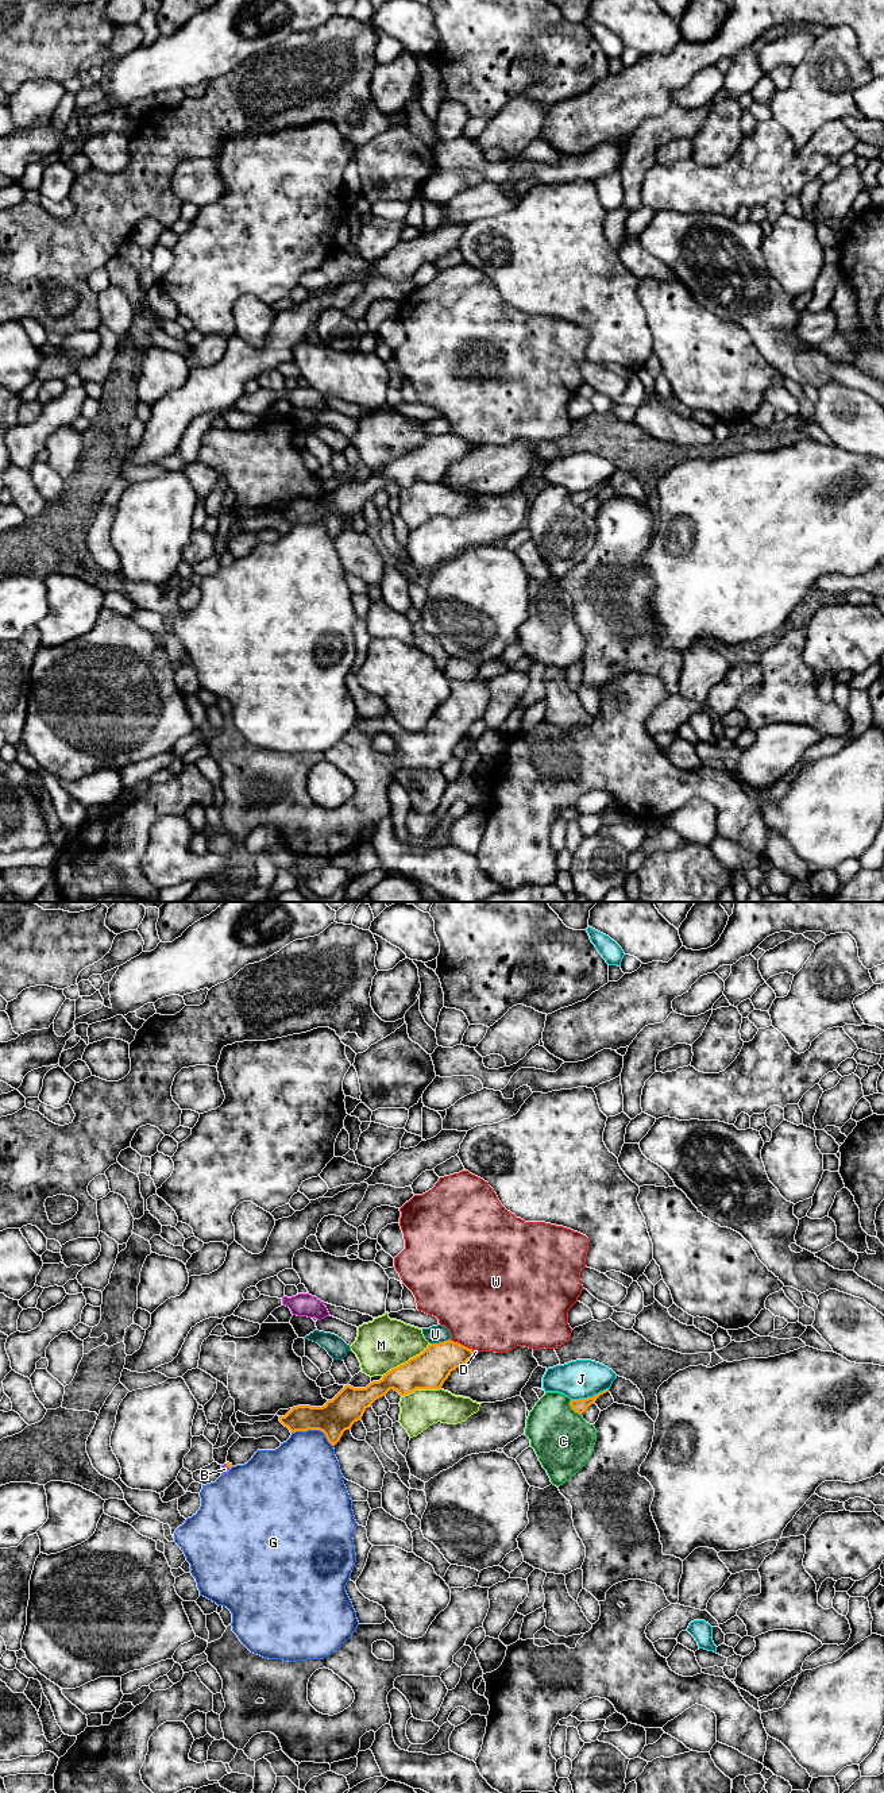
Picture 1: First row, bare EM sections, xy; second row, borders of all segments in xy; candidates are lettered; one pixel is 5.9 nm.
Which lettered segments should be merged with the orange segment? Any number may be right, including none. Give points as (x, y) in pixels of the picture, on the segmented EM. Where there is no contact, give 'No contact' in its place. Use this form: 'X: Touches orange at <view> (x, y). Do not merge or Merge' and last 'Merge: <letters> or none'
B: Touches orange at xy (228, 1466). Merge
C: Touches orange at xy (572, 1408). Do not merge
D: Touches orange at xy (473, 1353). Do not merge
G: Touches orange at xy (315, 1429). Do not merge
J: Touches orange at xy (589, 1398). Do not merge
M: Touches orange at xy (408, 1361). Do not merge
U: Touches orange at xy (440, 1342). Do not merge
W: Touches orange at xy (462, 1345). Do not merge
Merge: B

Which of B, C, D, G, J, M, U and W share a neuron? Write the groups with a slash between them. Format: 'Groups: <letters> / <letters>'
Groups: B / C / D / G / J / M / U / W

